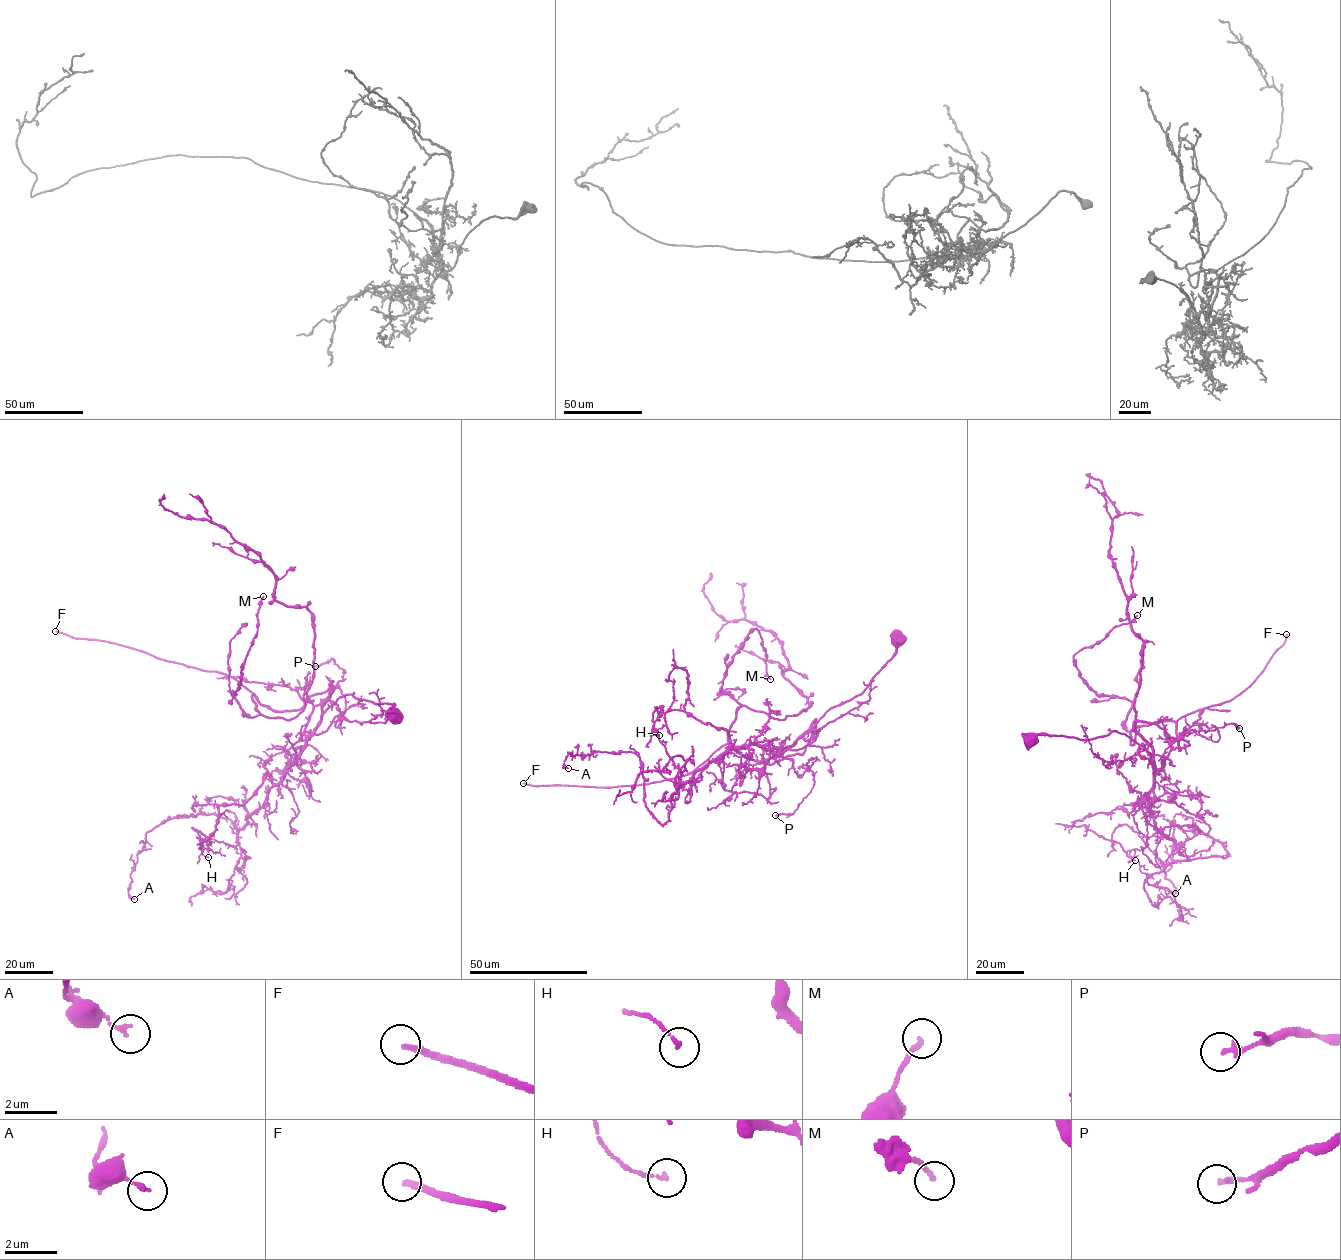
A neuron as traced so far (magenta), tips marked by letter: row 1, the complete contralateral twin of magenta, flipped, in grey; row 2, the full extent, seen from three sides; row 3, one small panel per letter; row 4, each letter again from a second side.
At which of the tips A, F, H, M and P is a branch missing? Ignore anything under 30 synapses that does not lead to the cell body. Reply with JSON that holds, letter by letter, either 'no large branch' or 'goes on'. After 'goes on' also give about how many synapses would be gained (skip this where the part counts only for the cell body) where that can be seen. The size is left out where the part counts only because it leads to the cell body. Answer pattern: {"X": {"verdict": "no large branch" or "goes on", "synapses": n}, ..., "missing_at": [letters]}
{"A": {"verdict": "no large branch"}, "F": {"verdict": "goes on", "synapses": 190}, "H": {"verdict": "no large branch"}, "M": {"verdict": "no large branch"}, "P": {"verdict": "no large branch"}, "missing_at": ["F"]}

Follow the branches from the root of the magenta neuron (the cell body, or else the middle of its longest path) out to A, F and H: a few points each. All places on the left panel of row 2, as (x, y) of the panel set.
A: (393, 716), (394, 703), (341, 696), (236, 833), (235, 821), (199, 810), (156, 825), (130, 874), (134, 899)
F: (393, 716), (395, 704), (345, 694), (321, 716), (332, 680), (299, 709), (273, 710), (224, 674), (55, 631)
H: (393, 716), (394, 703), (341, 696), (283, 778), (218, 806), (199, 838), (208, 857)

